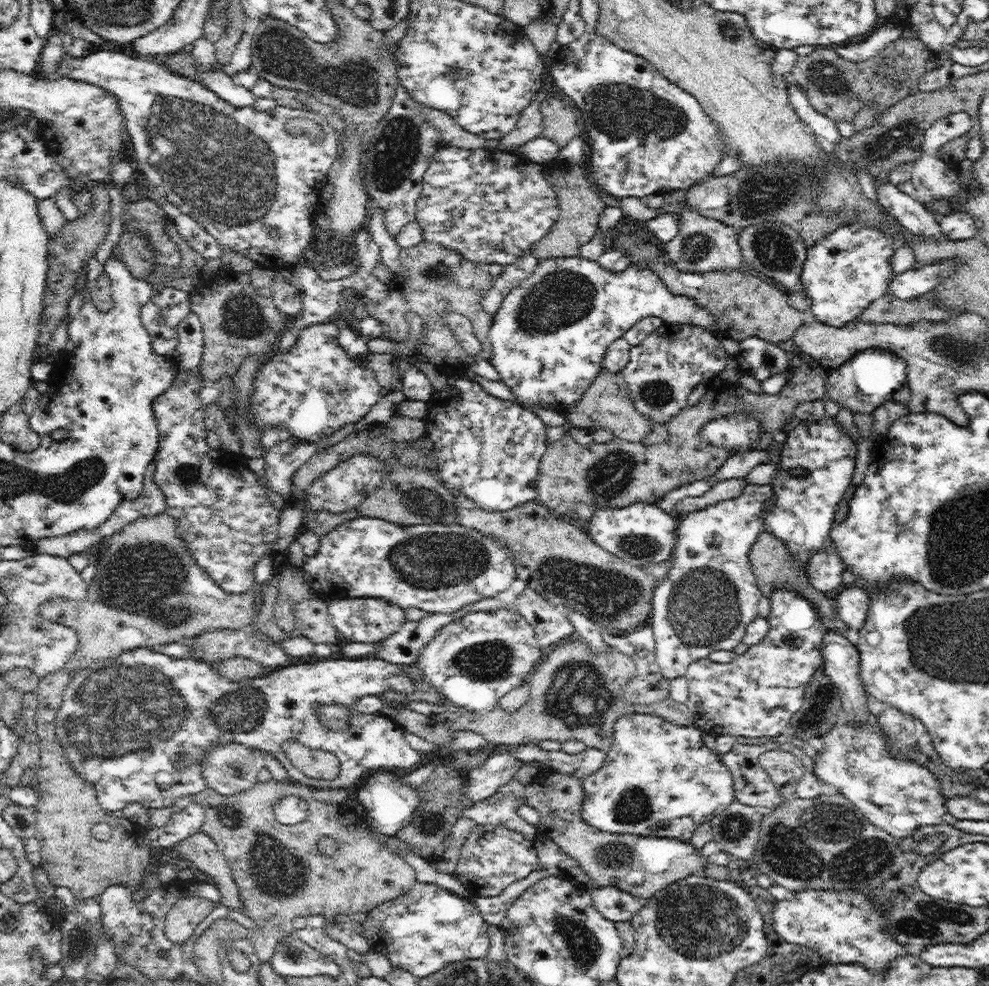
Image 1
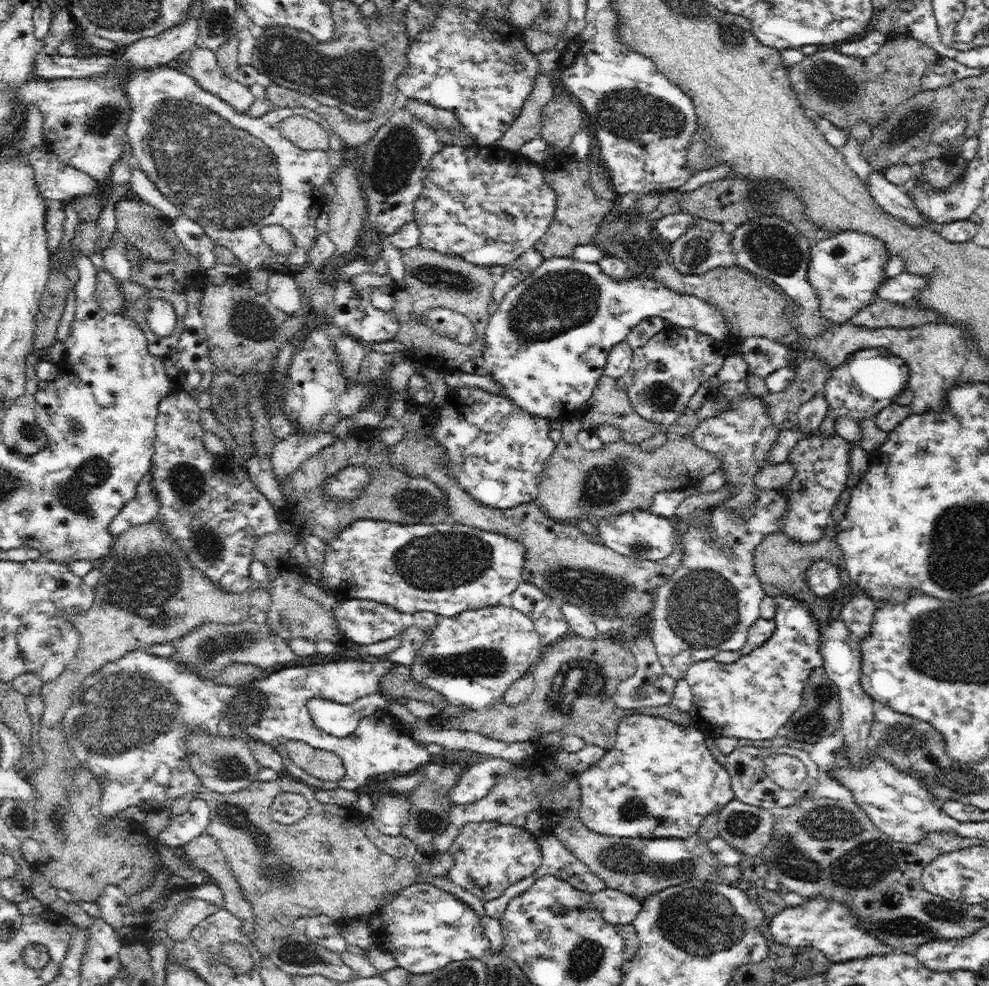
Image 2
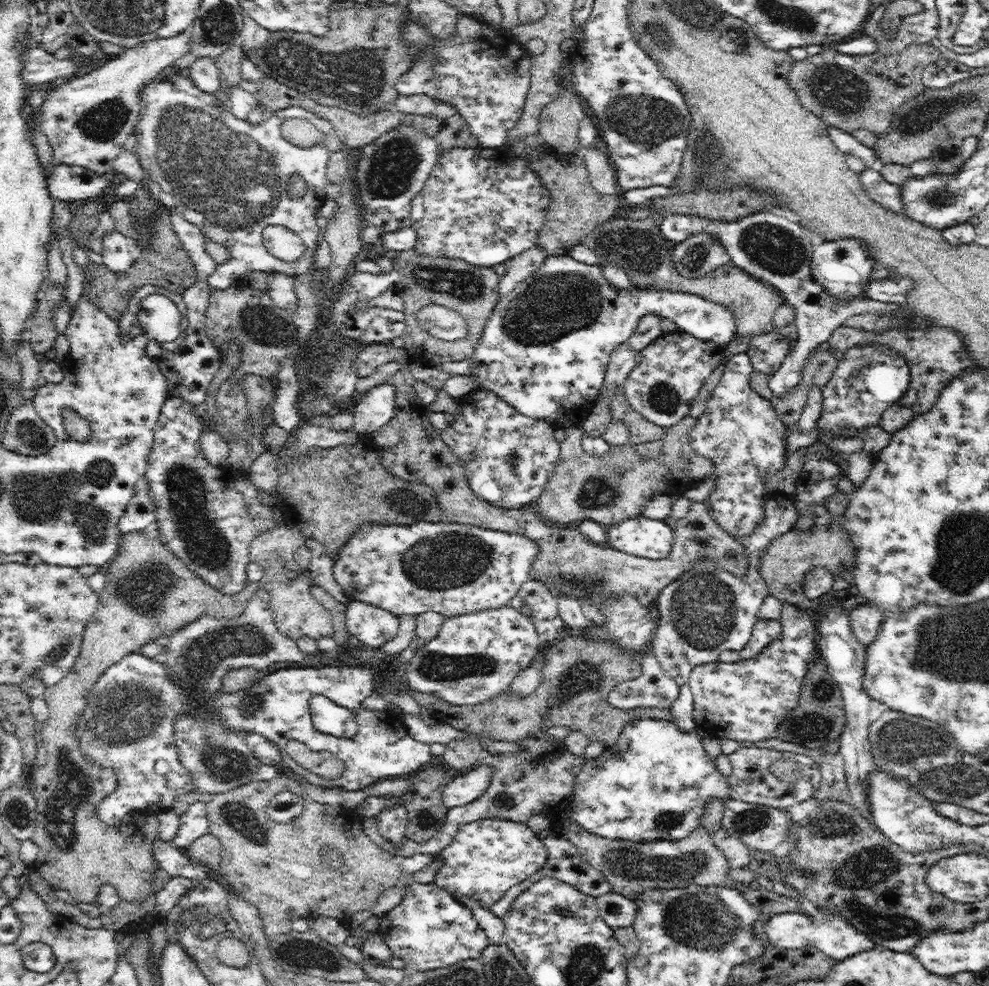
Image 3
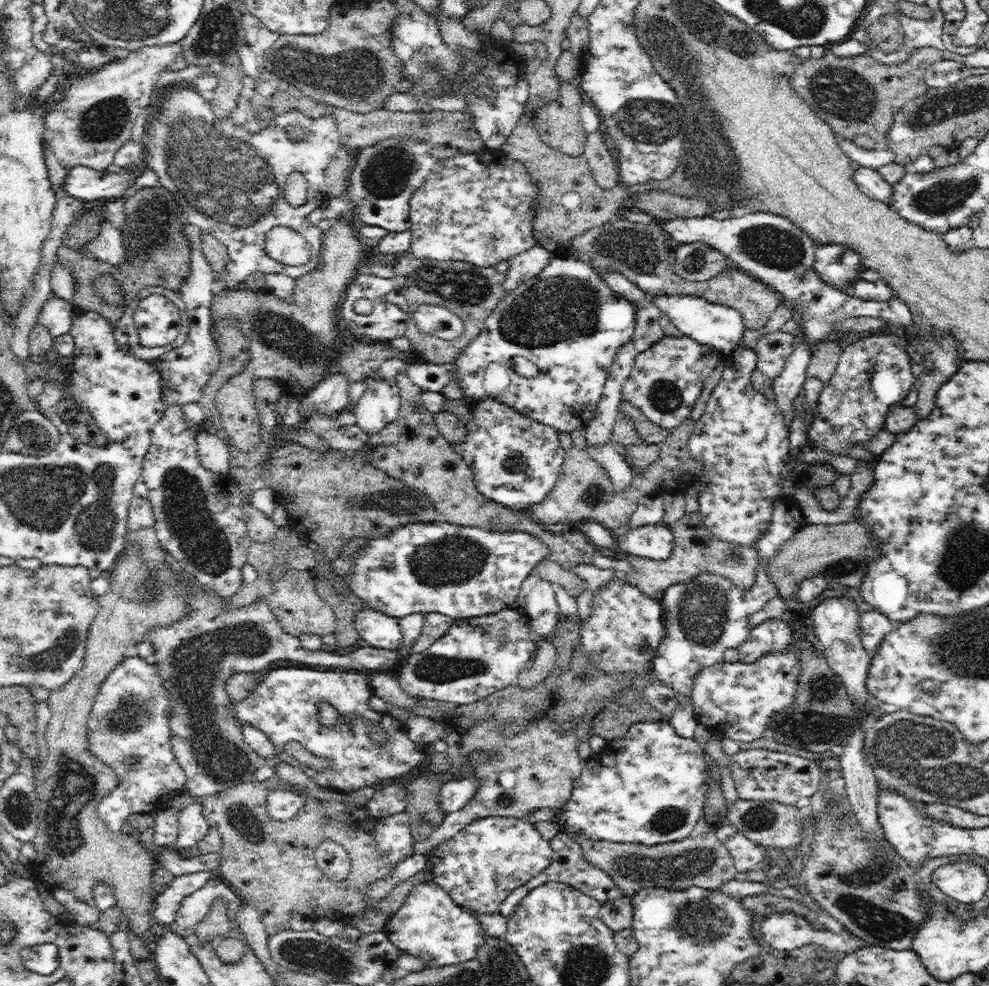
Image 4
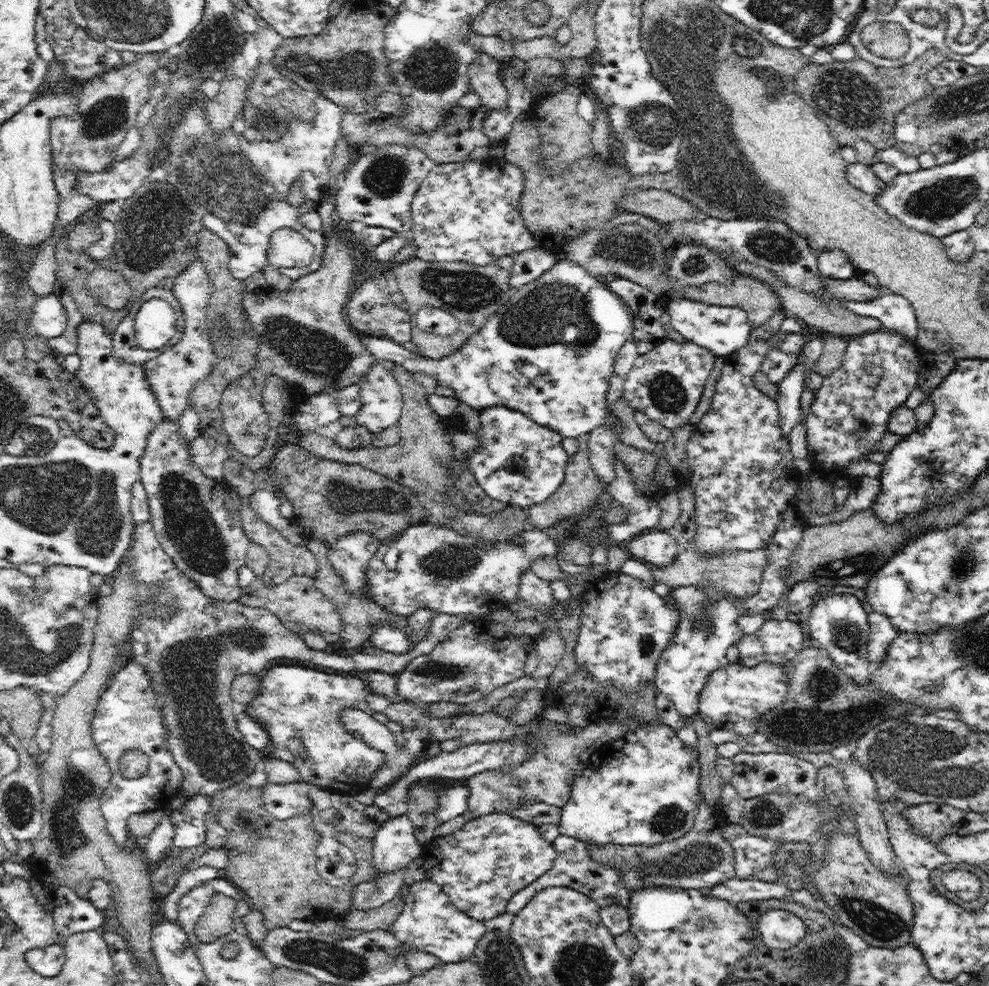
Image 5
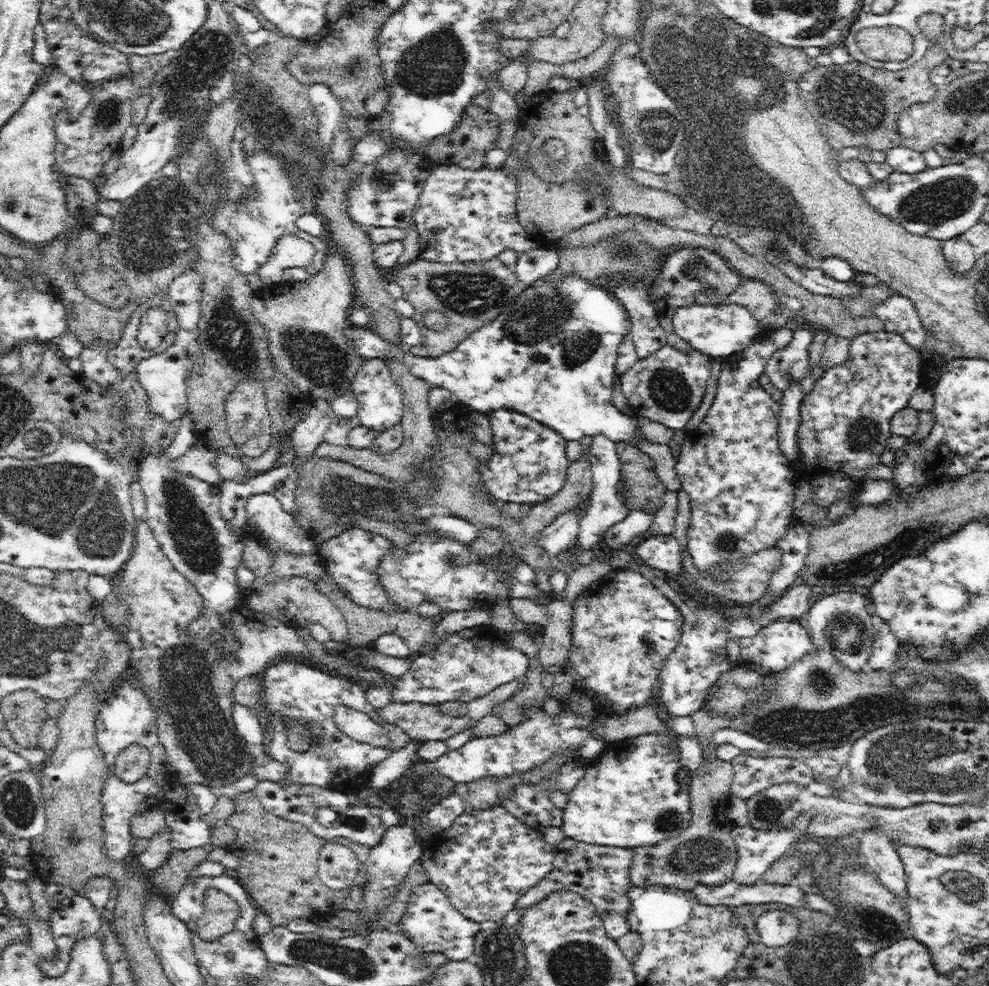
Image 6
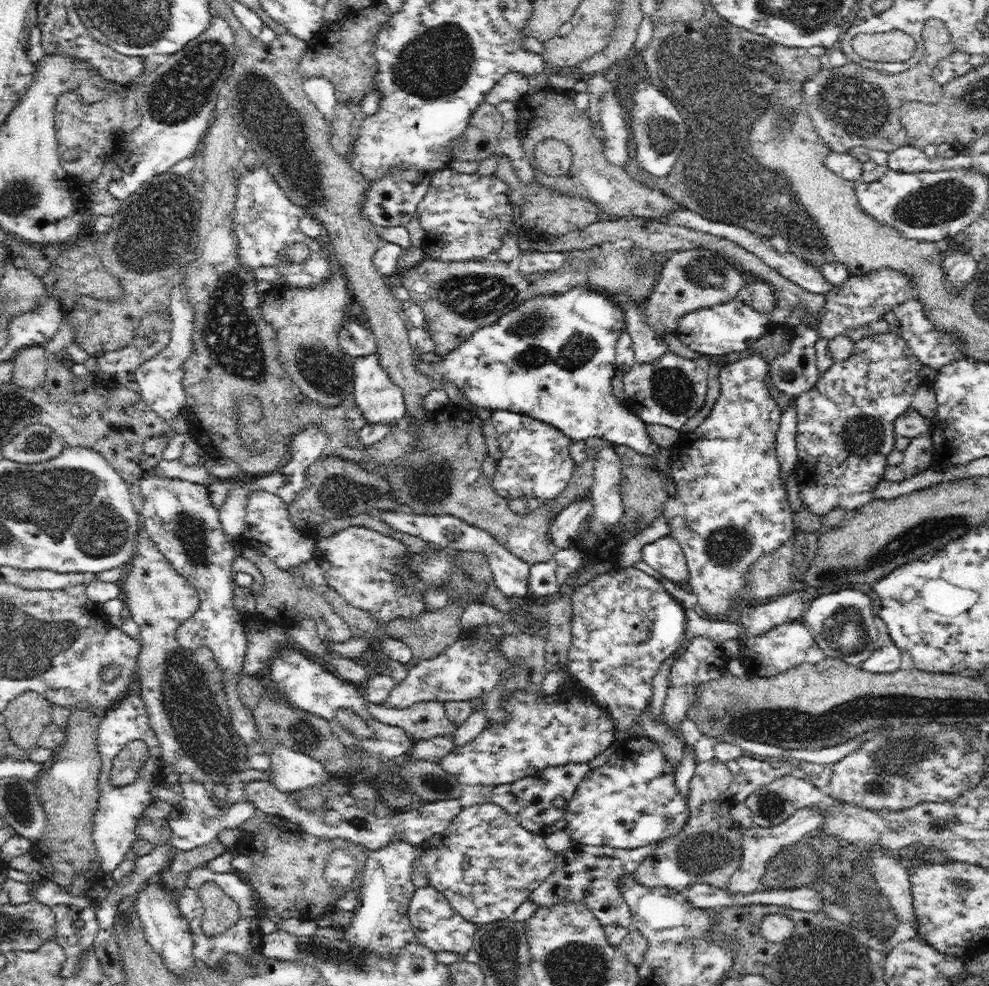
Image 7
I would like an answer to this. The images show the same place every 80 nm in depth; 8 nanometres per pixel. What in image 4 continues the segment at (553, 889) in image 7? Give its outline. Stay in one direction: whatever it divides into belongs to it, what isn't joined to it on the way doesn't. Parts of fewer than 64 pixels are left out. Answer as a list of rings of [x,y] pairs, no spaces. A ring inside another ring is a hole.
[[[564,832],[558,833],[554,838],[550,838],[549,845],[553,850],[550,866],[542,870],[540,874],[536,874],[532,880],[528,880],[527,884],[512,890],[512,893],[508,894],[508,897],[504,899],[504,902],[501,902],[498,913],[505,917],[511,915],[516,910],[516,906],[522,902],[523,898],[534,890],[534,888],[545,884],[544,882],[561,882],[572,886],[574,889],[582,892],[582,894],[595,898],[598,902],[608,902],[608,900],[614,900],[614,898],[626,898],[626,896],[622,895],[622,890],[618,889],[618,886],[612,881],[609,874],[598,869],[598,867],[583,857],[582,849],[573,836]]]

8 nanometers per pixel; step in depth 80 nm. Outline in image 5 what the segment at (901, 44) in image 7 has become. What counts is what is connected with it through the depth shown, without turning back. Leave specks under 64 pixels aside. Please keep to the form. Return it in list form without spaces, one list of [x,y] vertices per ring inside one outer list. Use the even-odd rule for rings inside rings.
[[[878,20],[862,27],[862,44],[883,59],[902,58],[909,50],[908,33],[903,26],[888,20]]]

